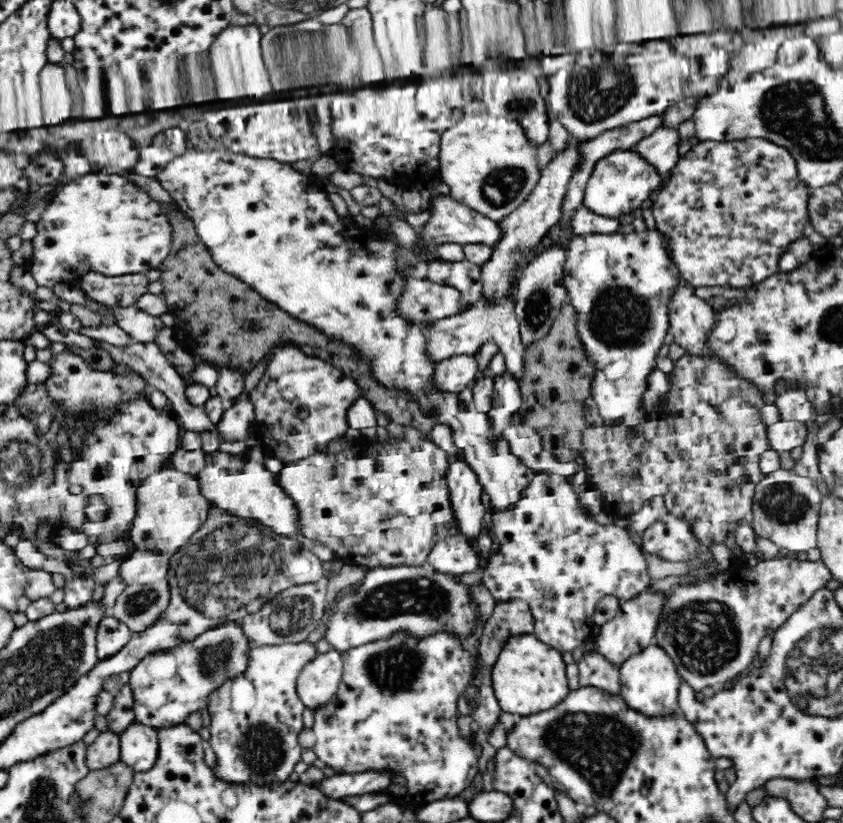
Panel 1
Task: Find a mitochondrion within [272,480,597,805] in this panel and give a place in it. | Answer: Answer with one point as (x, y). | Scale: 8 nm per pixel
(419, 595)

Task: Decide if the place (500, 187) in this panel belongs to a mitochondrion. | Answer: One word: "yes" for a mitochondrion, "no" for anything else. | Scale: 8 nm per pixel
yes

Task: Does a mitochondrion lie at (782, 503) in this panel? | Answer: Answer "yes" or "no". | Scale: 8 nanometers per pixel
yes

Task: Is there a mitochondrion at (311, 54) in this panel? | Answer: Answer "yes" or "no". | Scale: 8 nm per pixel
yes

